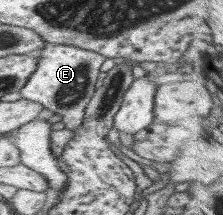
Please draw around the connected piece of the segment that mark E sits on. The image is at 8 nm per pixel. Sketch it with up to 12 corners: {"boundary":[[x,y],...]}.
{"boundary":[[56,44],[37,51],[22,98],[82,124],[106,57]]}

